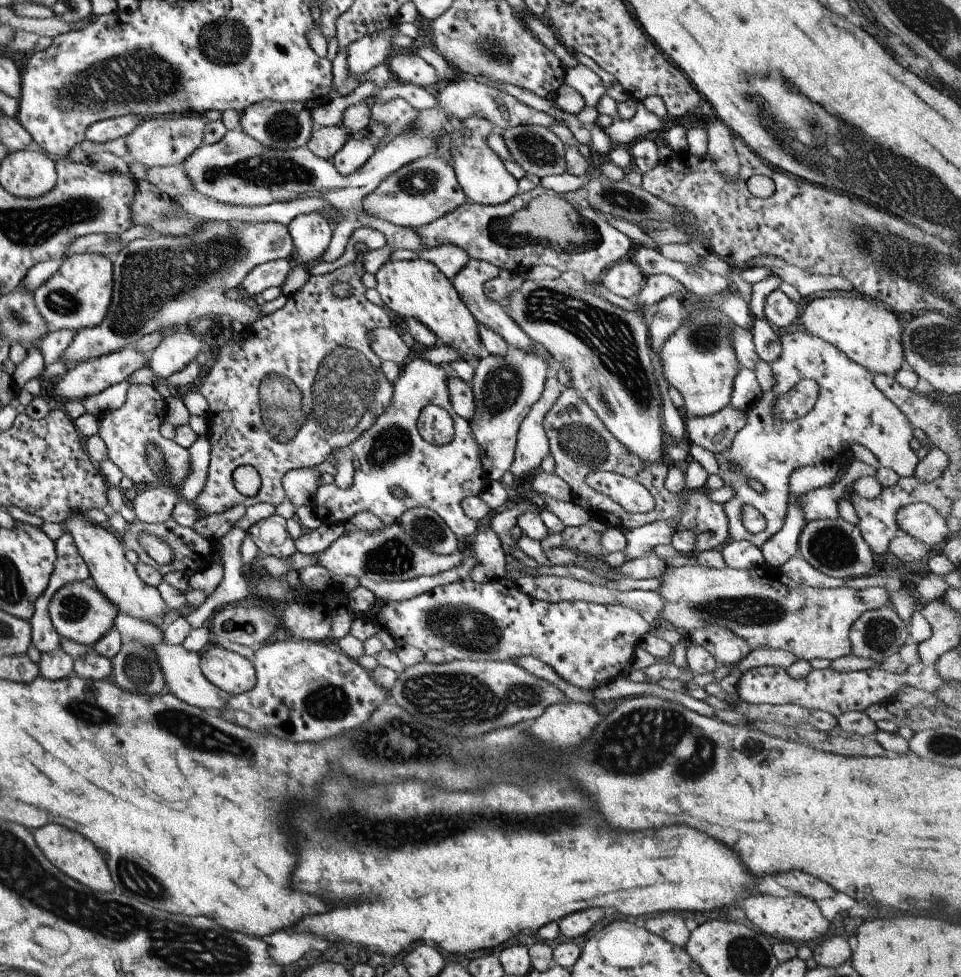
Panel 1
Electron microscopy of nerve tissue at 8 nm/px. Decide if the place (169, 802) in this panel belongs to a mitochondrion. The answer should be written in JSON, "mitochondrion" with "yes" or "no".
{"mitochondrion":"no"}

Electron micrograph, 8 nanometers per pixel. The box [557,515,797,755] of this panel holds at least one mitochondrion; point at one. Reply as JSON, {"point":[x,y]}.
{"point":[761,611]}

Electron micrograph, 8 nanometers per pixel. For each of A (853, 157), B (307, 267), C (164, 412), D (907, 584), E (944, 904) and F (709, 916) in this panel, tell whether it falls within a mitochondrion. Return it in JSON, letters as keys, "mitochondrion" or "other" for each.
{"A":"mitochondrion","B":"other","C":"other","D":"other","E":"mitochondrion","F":"other"}

